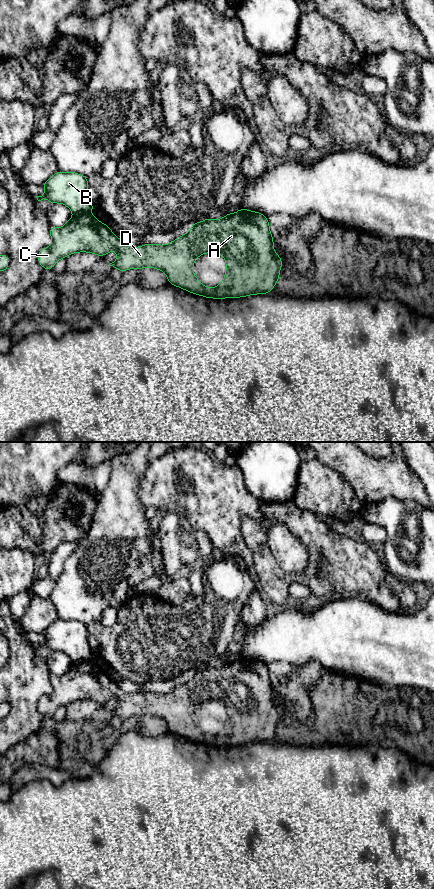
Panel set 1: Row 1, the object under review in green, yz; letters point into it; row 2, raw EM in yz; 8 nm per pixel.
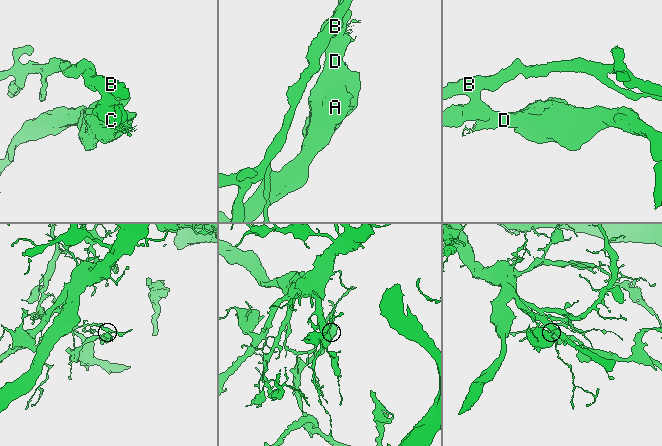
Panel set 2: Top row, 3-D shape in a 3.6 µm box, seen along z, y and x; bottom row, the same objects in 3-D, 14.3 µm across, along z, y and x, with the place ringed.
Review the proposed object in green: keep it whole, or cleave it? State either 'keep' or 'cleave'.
cleave

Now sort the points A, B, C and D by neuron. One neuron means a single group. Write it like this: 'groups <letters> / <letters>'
groups A C D / B

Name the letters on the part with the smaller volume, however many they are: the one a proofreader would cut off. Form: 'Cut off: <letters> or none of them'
Cut off: A, C, D

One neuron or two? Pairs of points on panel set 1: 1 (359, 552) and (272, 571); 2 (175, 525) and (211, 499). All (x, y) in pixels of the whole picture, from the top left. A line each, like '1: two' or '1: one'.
1: one
2: two

